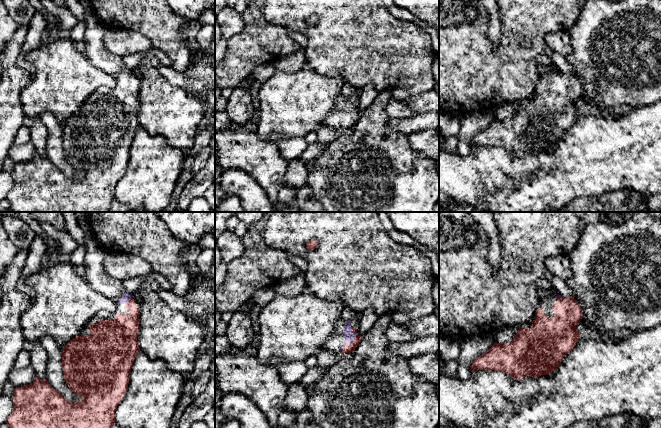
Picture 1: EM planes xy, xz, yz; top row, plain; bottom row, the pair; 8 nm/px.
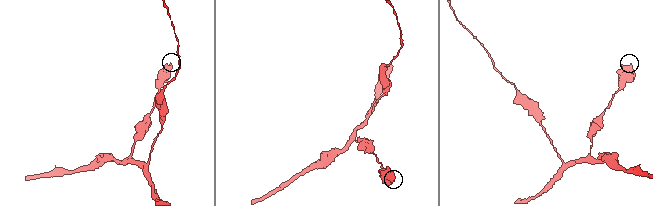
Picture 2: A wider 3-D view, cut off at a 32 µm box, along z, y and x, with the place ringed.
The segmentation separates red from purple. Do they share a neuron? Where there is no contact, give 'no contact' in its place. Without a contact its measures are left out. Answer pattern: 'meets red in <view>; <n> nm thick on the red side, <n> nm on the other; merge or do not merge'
meets red in xz; 80 nm thick on the red side, 90 nm on the other; merge

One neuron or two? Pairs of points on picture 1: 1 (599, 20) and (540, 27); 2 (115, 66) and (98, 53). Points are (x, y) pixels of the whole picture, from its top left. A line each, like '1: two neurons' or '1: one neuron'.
1: two neurons
2: one neuron

